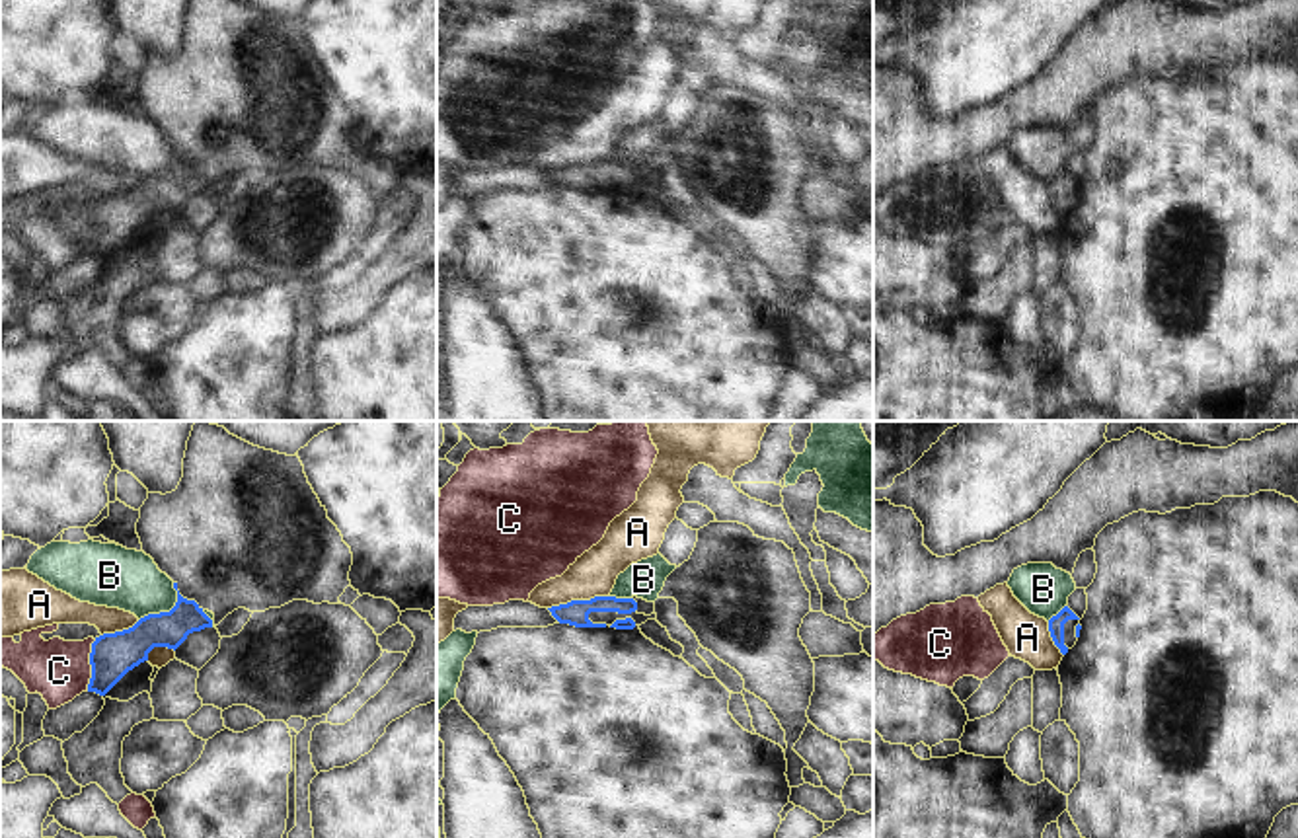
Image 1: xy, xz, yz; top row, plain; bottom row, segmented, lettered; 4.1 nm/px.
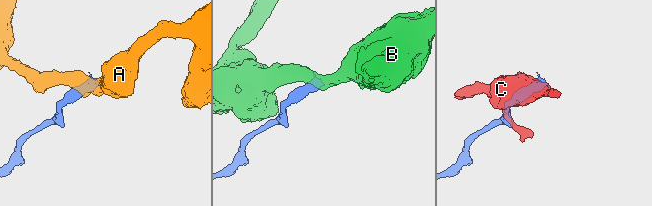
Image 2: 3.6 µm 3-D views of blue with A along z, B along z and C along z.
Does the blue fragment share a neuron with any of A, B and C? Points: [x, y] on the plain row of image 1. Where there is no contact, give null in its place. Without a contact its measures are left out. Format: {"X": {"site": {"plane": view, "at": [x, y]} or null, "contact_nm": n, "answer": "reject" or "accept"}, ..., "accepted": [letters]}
{"A": {"site": {"plane": "xz", "at": [577, 164]}, "contact_nm": 260, "answer": "reject"}, "B": {"site": {"plane": "xy", "at": [166, 176]}, "contact_nm": 220, "answer": "reject"}, "C": {"site": {"plane": "xy", "at": [90, 227]}, "contact_nm": 220, "answer": "reject"}, "accepted": []}

